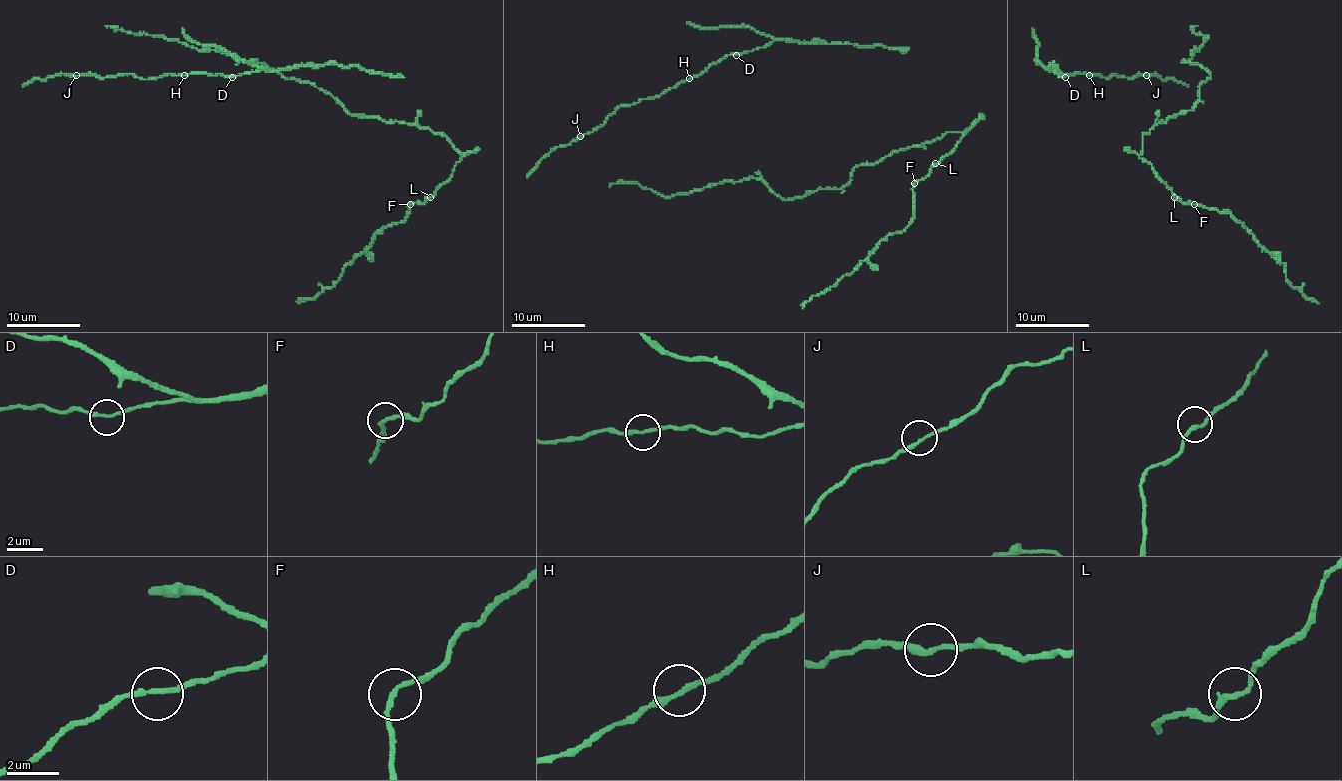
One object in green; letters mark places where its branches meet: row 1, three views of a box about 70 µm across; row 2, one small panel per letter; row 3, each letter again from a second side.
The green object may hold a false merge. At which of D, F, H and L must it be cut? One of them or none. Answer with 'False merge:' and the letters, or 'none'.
False merge: none

